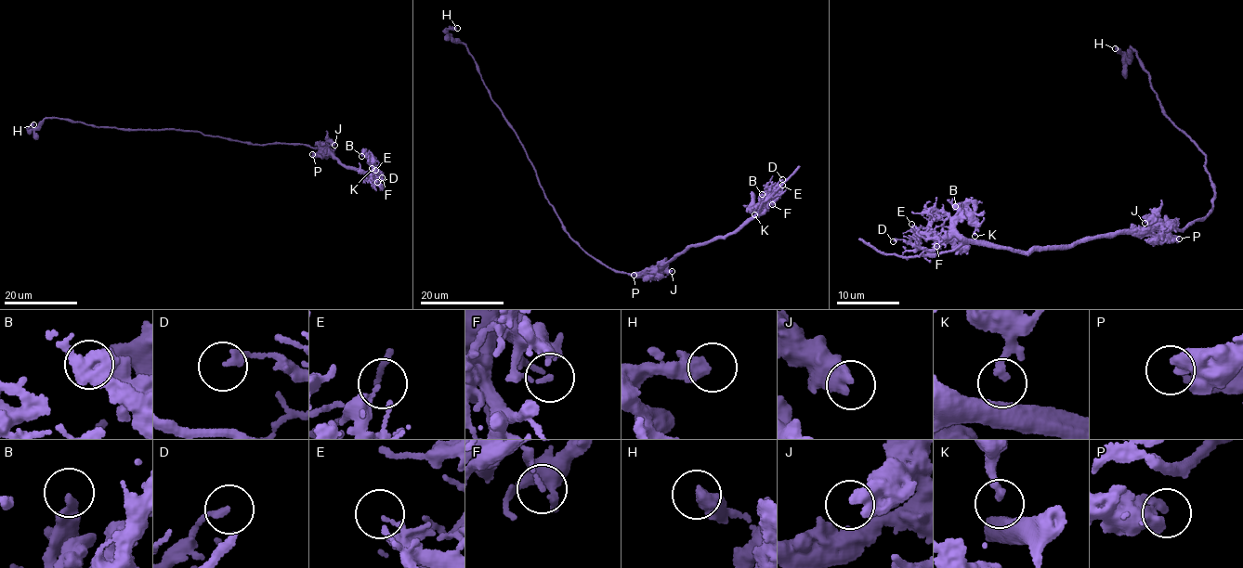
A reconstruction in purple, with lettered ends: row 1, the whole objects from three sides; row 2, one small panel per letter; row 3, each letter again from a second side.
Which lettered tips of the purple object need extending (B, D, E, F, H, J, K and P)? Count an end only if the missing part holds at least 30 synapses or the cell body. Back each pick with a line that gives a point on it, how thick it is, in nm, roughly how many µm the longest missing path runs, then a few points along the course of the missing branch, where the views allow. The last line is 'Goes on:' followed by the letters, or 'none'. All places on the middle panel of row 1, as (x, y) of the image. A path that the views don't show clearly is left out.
Goes on: none

